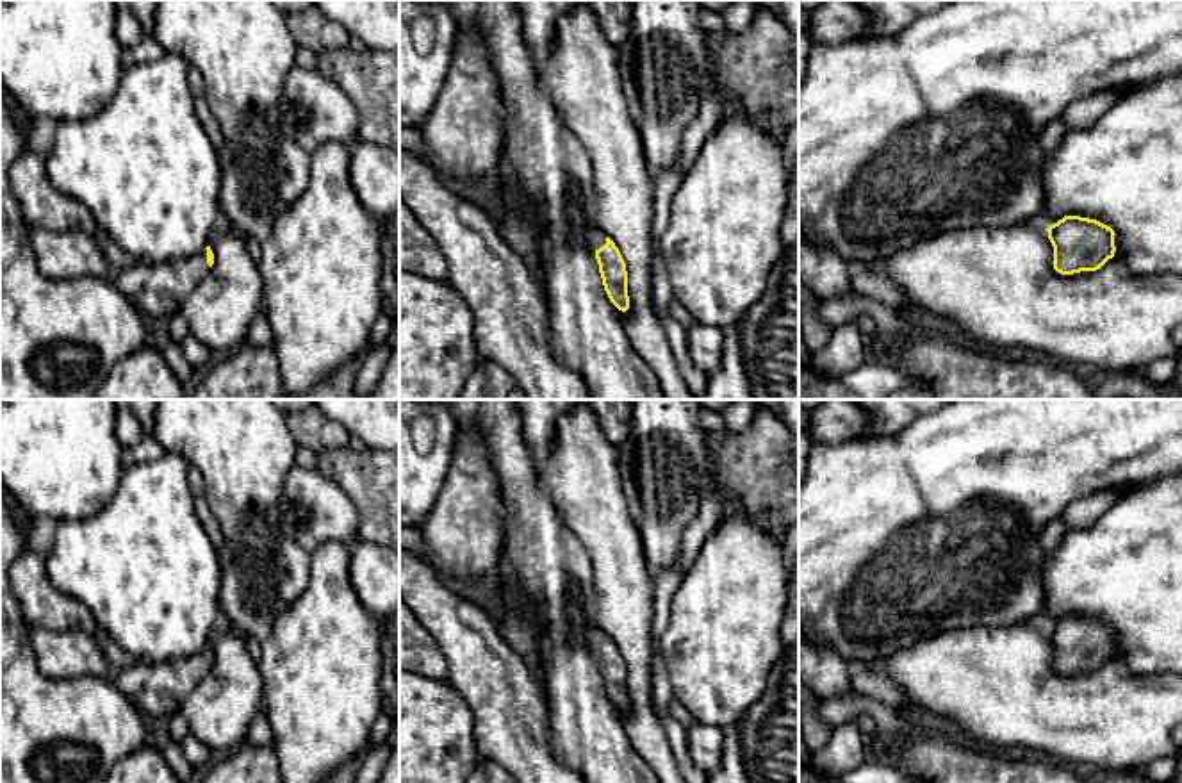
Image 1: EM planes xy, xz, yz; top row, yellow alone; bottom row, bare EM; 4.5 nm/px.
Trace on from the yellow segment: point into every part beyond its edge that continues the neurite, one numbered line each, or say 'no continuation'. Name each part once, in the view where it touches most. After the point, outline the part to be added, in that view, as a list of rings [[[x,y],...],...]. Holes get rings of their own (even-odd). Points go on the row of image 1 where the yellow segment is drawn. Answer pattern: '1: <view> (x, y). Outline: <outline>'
1: xz (592, 238). Outline: [[[587,228],[581,232],[579,241],[595,253],[606,244],[606,235],[599,228]]]

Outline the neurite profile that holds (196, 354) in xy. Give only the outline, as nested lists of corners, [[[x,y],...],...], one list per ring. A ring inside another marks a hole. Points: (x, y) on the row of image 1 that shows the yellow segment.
[[[191,334],[178,346],[180,346],[185,360],[198,373],[201,373],[216,359],[214,353]]]

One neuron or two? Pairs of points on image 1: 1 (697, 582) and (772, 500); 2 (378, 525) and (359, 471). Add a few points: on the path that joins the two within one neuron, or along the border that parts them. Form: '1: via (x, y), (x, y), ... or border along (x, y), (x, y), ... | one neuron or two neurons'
1: border along (726, 509), (742, 509), (760, 516), (779, 535) | two neurons
2: via (378, 512), (378, 491), (371, 484) | one neuron

